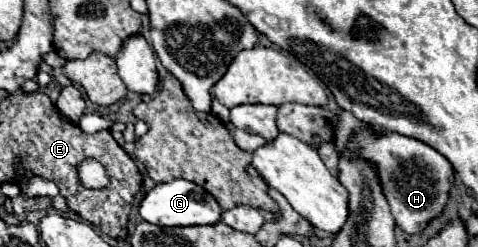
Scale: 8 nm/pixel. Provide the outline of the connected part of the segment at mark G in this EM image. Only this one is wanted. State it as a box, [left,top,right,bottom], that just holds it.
[138,179,222,227]

